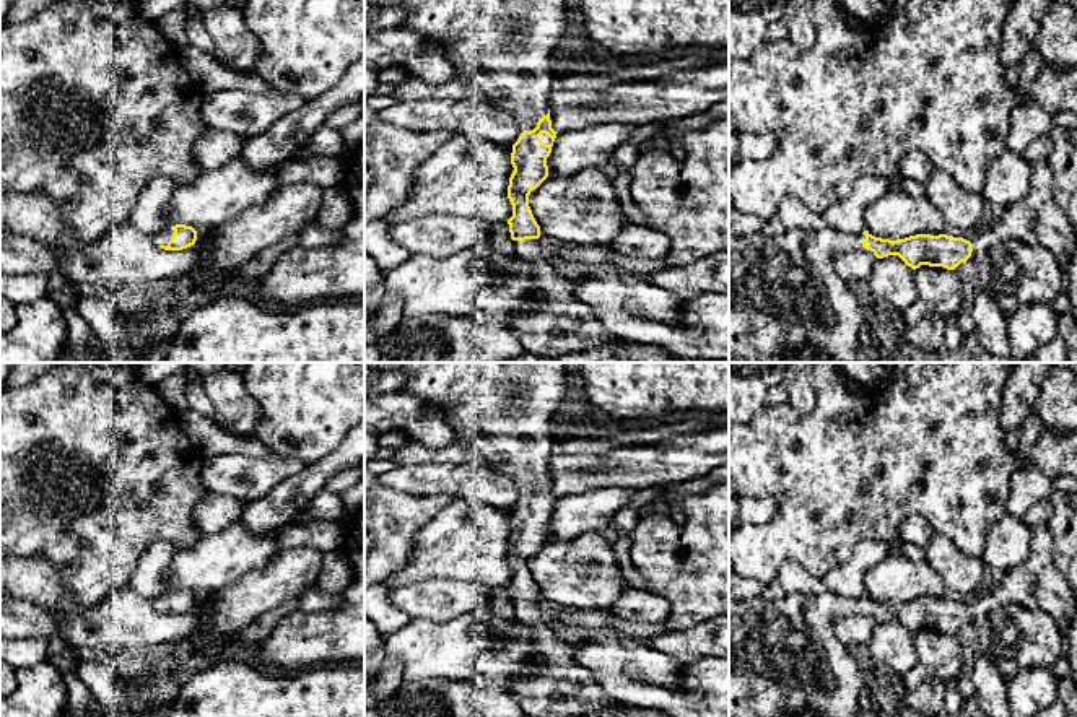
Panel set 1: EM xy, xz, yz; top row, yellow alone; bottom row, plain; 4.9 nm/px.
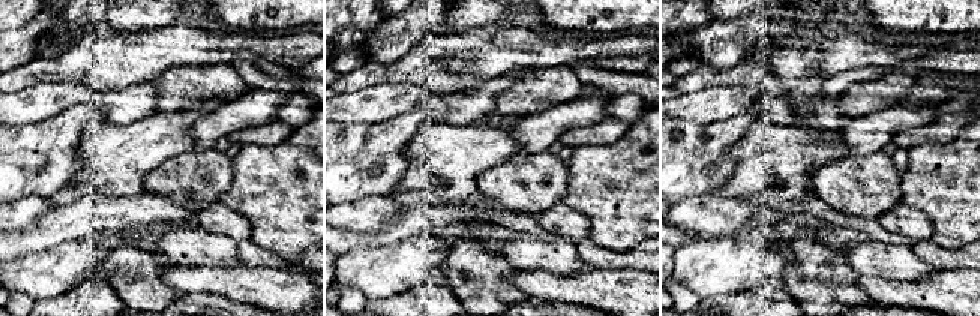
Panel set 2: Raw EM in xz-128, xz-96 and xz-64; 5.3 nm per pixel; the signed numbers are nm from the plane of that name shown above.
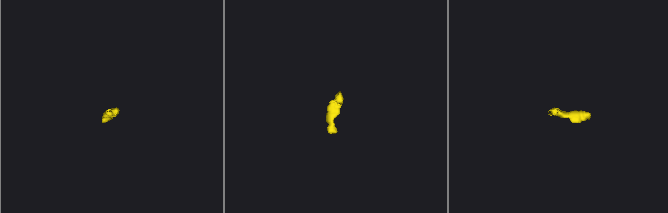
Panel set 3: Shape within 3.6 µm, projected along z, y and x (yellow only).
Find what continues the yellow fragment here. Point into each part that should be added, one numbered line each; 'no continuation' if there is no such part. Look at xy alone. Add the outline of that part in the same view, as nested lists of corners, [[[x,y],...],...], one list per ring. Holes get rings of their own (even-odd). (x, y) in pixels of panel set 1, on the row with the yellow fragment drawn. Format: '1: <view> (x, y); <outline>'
1: xy (161, 239); [[[168,229],[158,236],[153,237],[155,244],[159,247],[159,246],[168,246],[168,242],[171,241],[171,237],[174,236],[174,231],[172,229]]]

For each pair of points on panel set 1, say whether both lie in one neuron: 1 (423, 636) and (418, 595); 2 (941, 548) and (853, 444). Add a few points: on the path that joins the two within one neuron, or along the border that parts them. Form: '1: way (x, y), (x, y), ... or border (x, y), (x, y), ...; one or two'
1: border (459, 615), (444, 621), (412, 620); two
2: border (934, 532), (947, 537), (967, 555); two

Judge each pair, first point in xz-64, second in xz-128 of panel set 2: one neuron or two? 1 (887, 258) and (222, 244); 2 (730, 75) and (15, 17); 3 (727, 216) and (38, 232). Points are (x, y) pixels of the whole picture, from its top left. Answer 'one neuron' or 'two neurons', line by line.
1: one neuron
2: two neurons
3: two neurons

